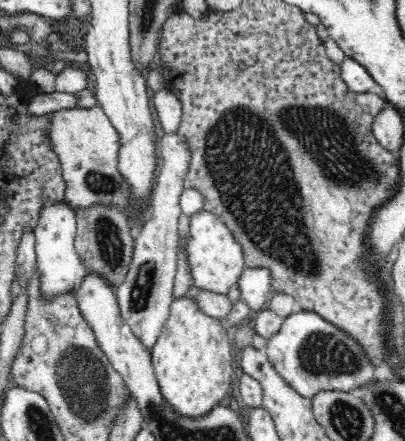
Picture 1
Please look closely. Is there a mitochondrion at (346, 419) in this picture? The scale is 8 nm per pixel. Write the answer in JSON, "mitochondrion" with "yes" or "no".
{"mitochondrion":"yes"}

